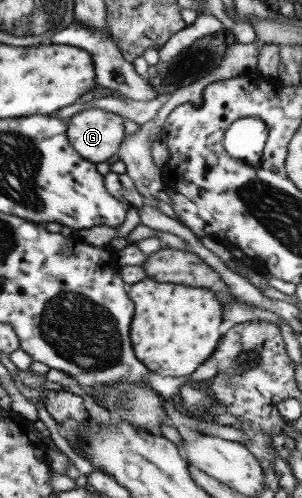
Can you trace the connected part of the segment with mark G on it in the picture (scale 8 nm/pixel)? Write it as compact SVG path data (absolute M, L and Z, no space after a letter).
M99 108L78 111L66 123L65 137L72 149L89 162L111 162L124 138L122 117Z

